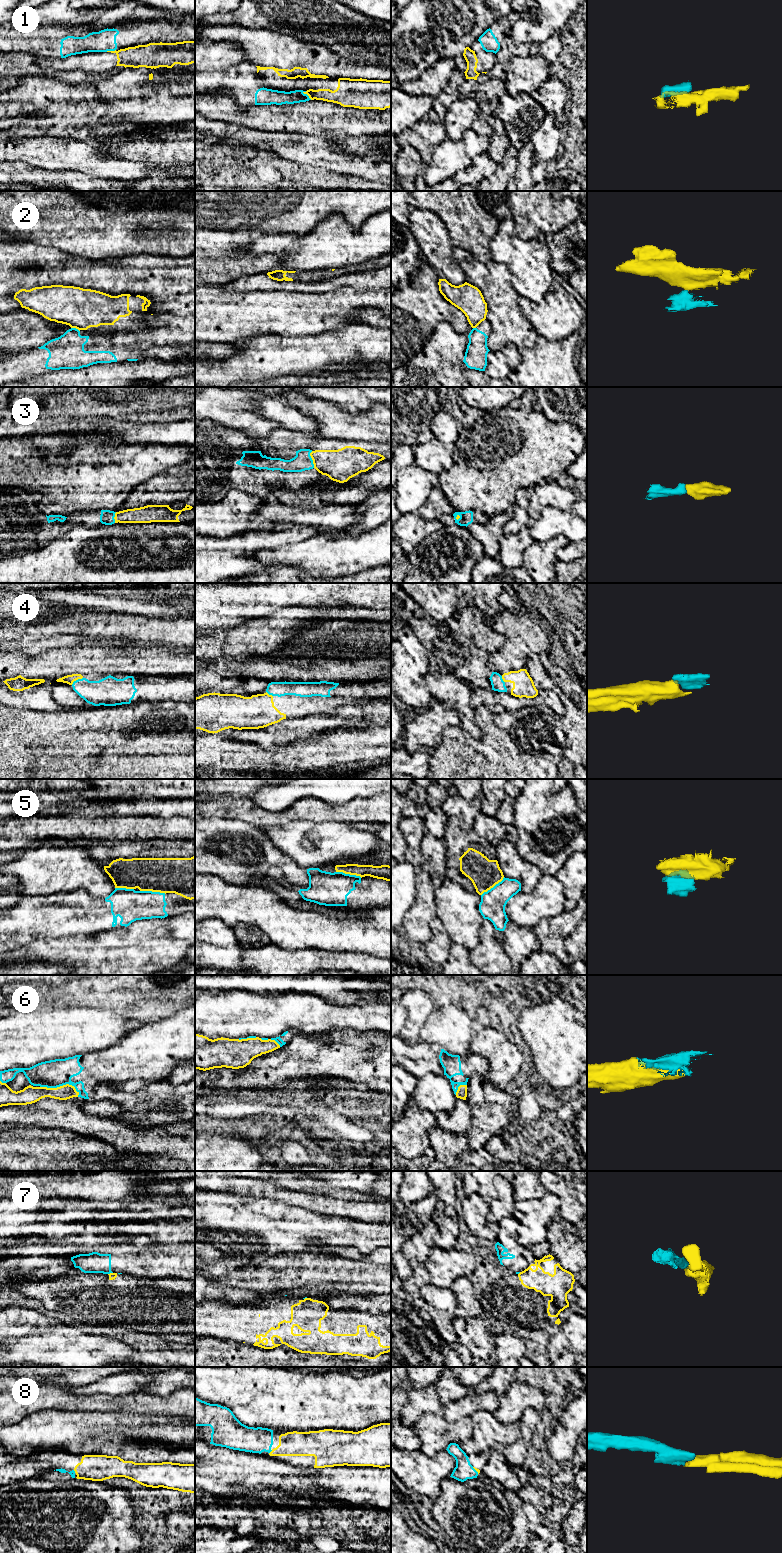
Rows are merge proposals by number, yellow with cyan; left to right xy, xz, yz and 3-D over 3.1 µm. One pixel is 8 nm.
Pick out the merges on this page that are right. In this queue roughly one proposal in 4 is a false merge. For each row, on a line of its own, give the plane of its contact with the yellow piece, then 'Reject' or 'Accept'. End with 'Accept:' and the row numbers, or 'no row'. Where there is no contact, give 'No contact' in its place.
1: Touches yellow in xz. Reject
2: Touches yellow in xy. Reject
3: Touches yellow in xz. Accept
4: Touches yellow in xy. Accept
5: Touches yellow in xy. Reject
6: Touches yellow in xy. Accept
7: Touches yellow in xy. Reject
8: Touches yellow in xz. Accept
Accept: 3, 4, 6, 8

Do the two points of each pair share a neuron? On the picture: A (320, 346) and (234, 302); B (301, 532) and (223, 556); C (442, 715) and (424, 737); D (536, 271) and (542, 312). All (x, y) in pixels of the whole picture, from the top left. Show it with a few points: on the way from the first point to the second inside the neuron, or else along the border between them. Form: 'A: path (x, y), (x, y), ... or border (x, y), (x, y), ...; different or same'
A: border (323, 330), (316, 334), (277, 335); different
B: path (282, 536), (273, 539), (252, 540), (242, 546); same
C: path (437, 720), (425, 732); same
D: border (546, 295), (538, 302), (521, 296); different

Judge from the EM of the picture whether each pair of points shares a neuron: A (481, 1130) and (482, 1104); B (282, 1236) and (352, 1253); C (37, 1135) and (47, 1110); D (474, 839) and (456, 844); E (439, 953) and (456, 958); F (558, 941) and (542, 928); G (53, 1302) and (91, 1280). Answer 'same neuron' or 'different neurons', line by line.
A: same neuron
B: different neurons
C: different neurons
D: same neuron
E: different neurons
F: same neuron
G: same neuron

